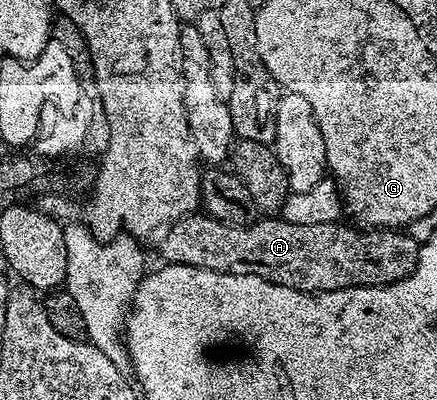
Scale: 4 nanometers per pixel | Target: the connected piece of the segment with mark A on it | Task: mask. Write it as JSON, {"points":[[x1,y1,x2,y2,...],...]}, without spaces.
{"points":[[193,214,180,220,173,220,167,225,166,231,159,237,160,256,161,261,170,264,218,270,222,274,254,274,275,284,311,293,373,284,393,284,395,280,404,279,412,271,420,253,420,244,413,236,408,235,407,231,356,228,347,228,344,222,298,226,283,218,257,218,253,224,230,226,218,222,207,214]]}

